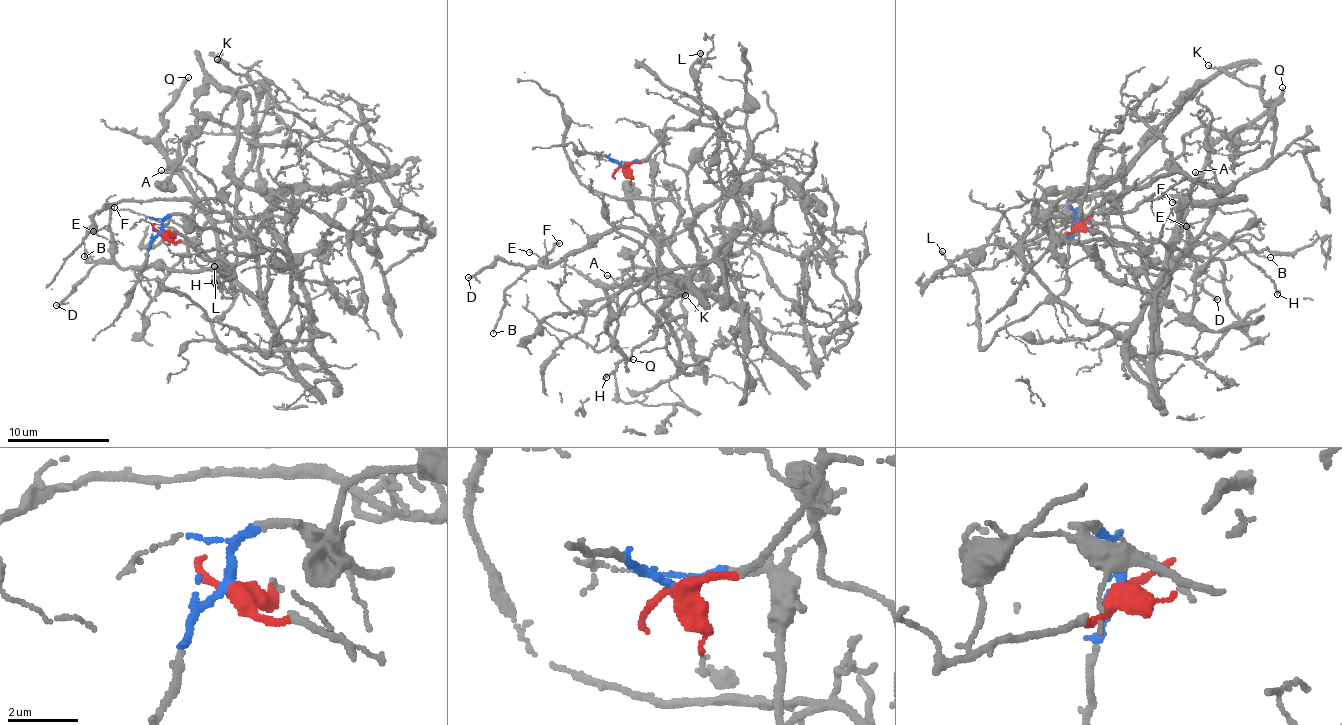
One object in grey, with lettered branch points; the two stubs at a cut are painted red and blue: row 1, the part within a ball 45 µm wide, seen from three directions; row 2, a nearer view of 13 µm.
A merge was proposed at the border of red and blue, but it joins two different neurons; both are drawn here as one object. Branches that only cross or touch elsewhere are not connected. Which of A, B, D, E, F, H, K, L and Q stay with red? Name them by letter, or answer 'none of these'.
L

